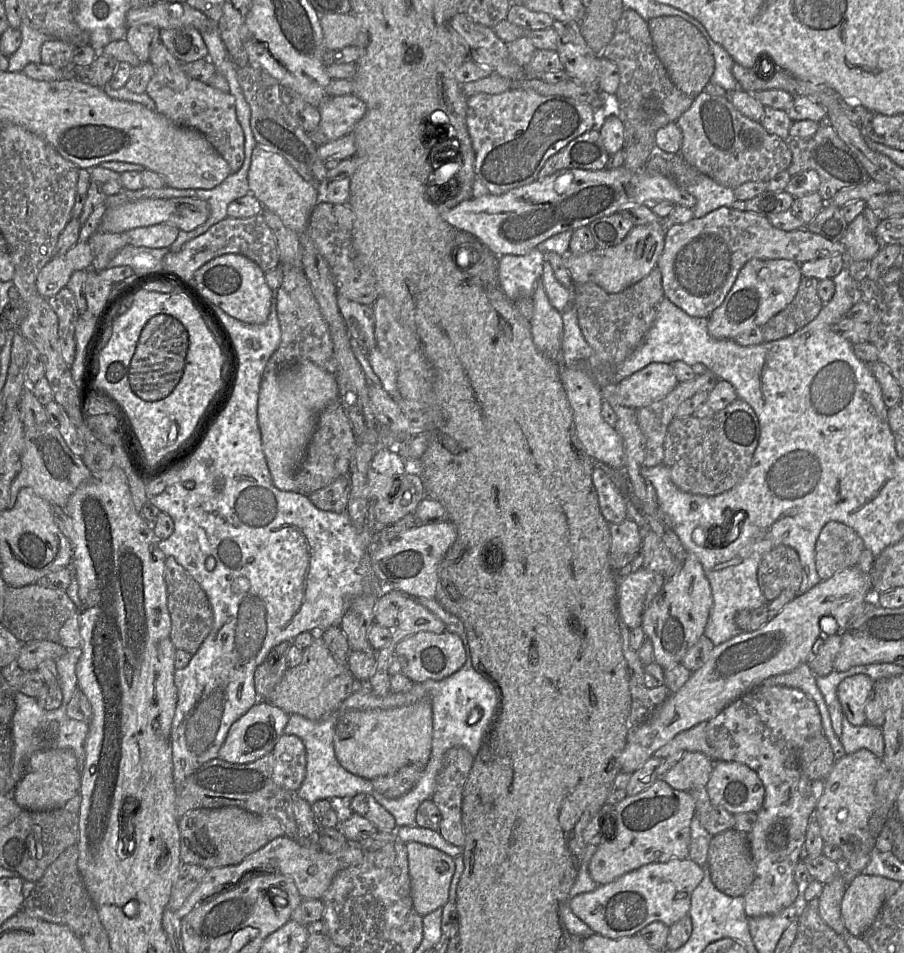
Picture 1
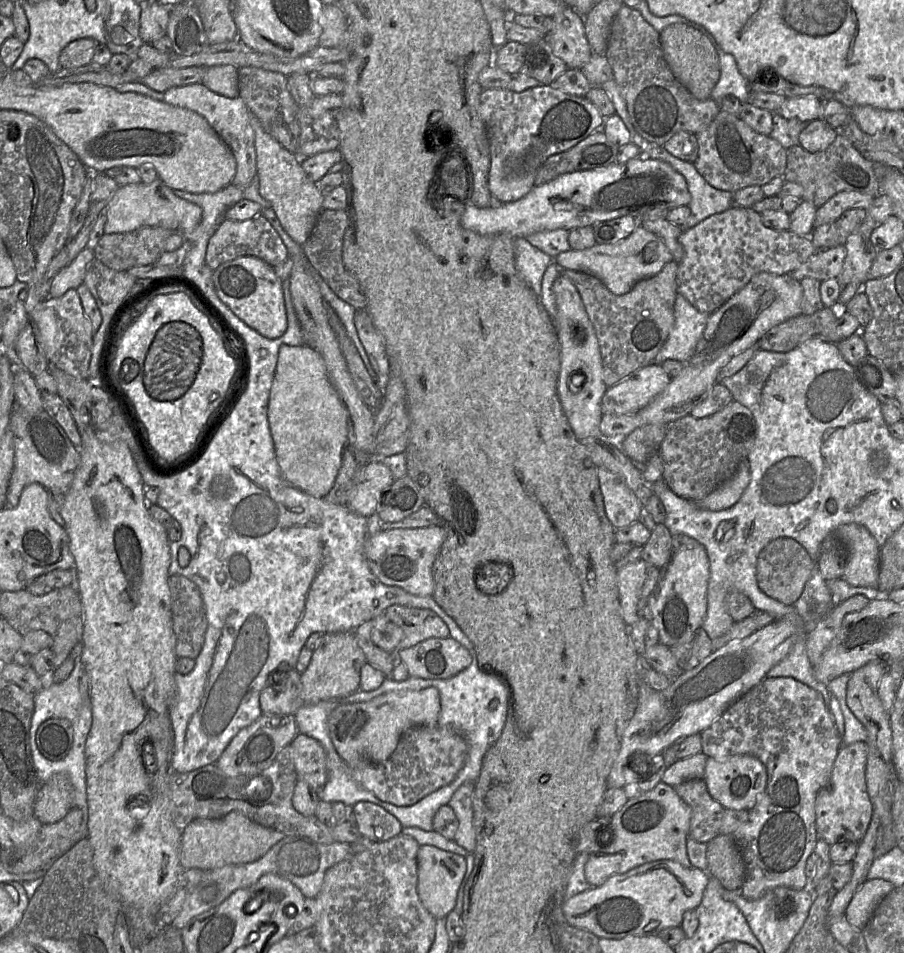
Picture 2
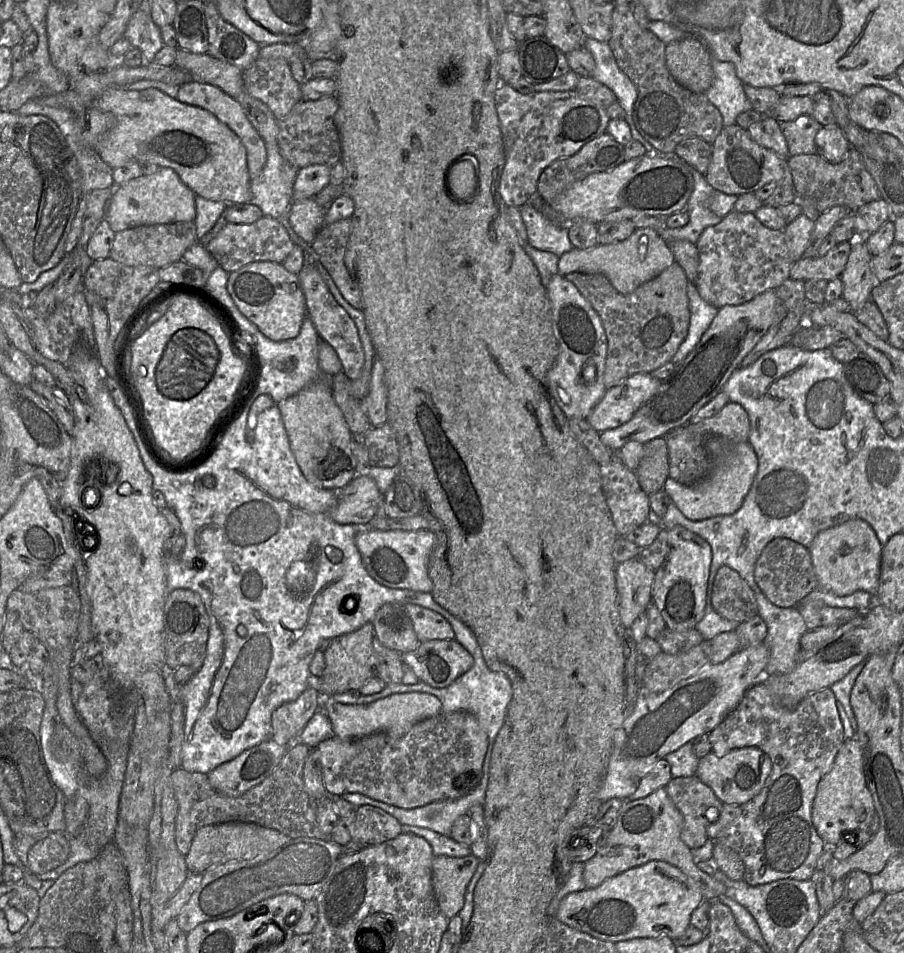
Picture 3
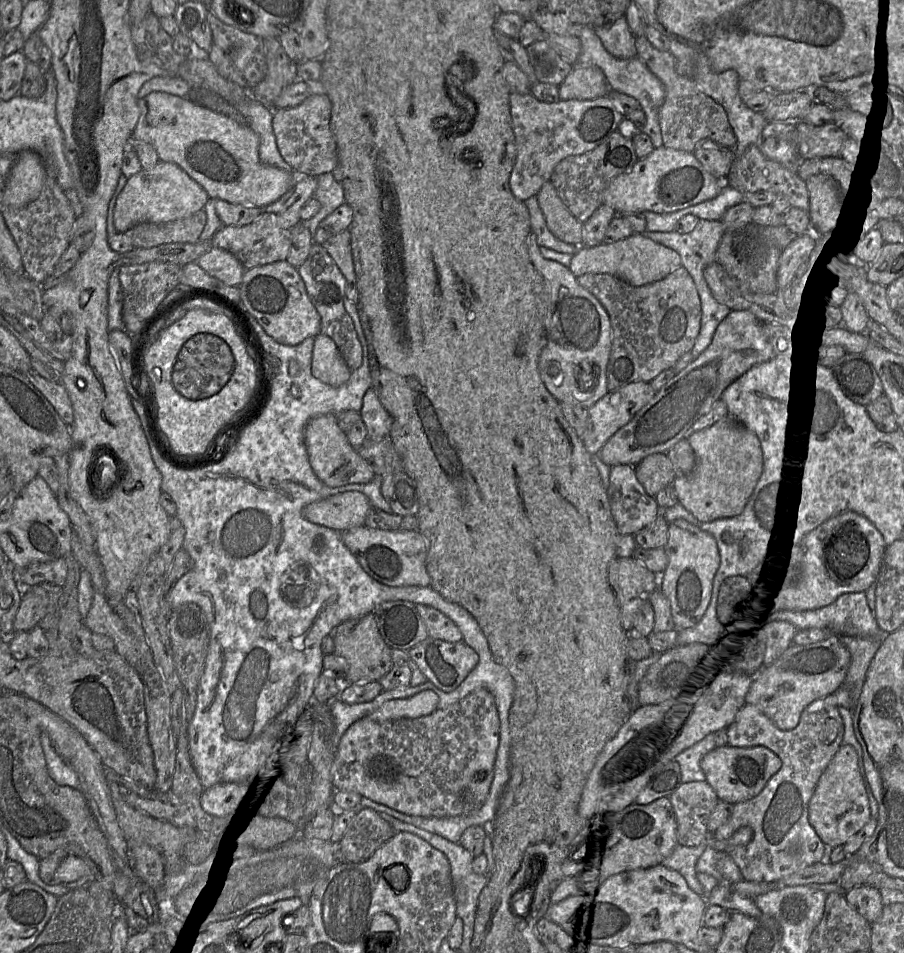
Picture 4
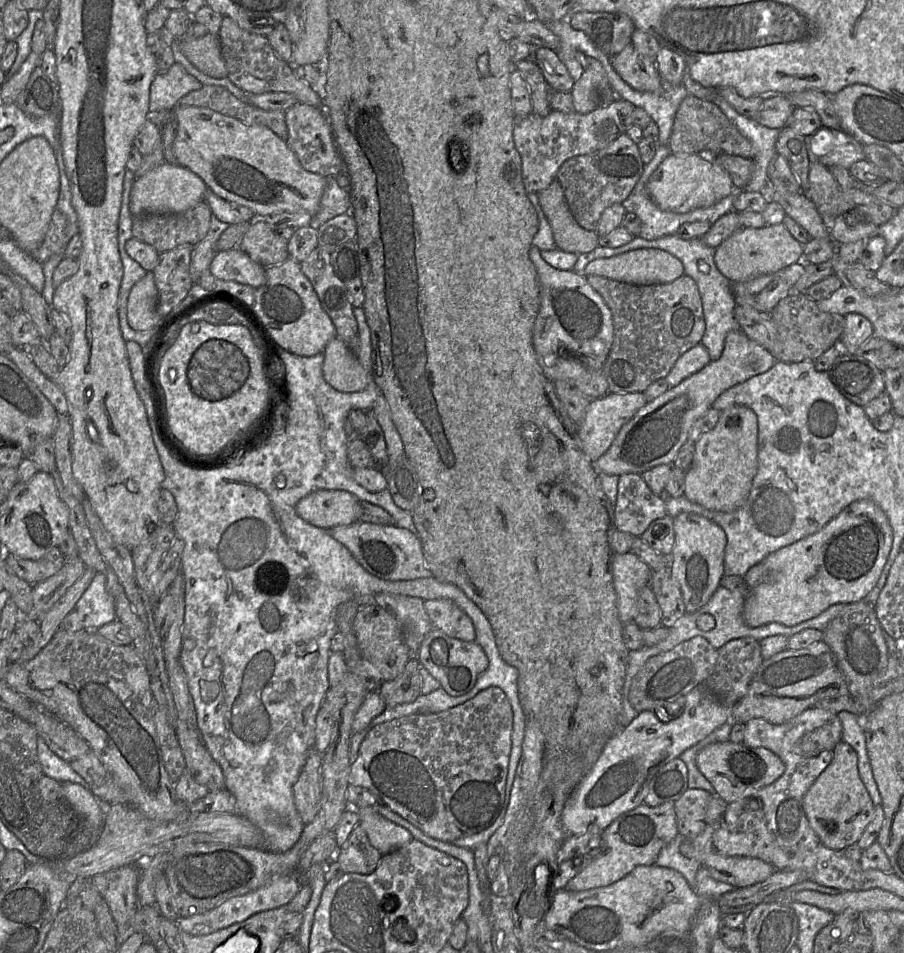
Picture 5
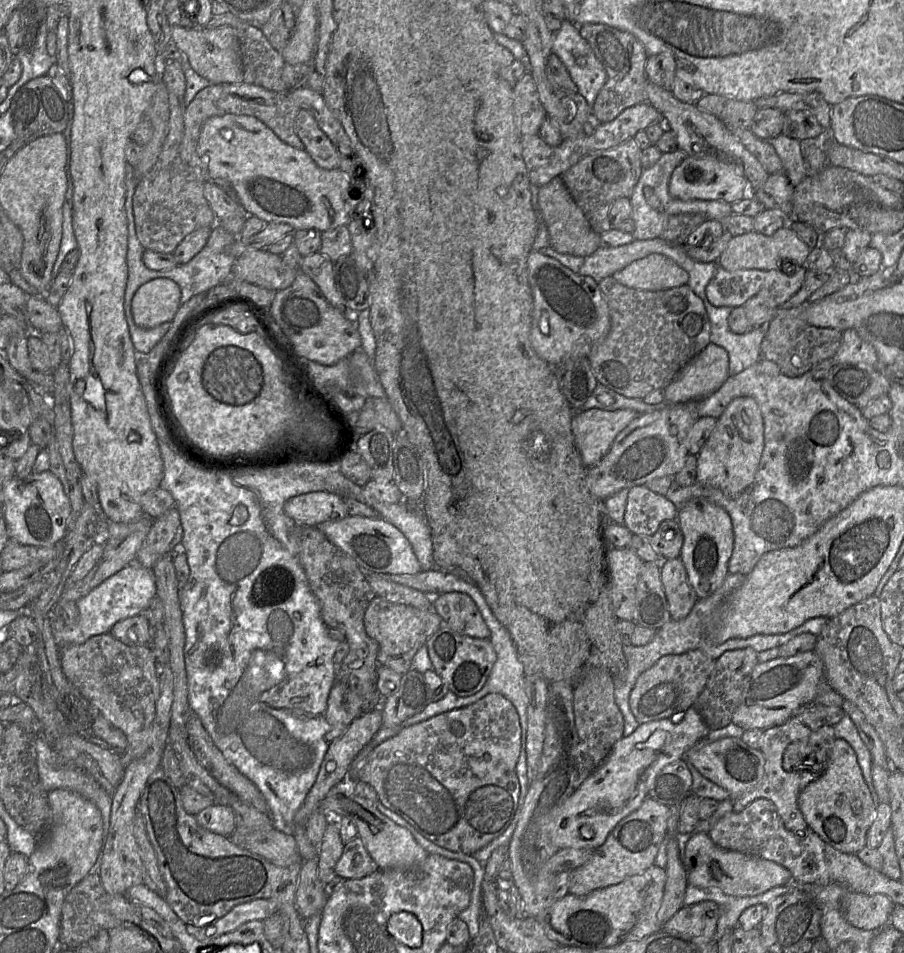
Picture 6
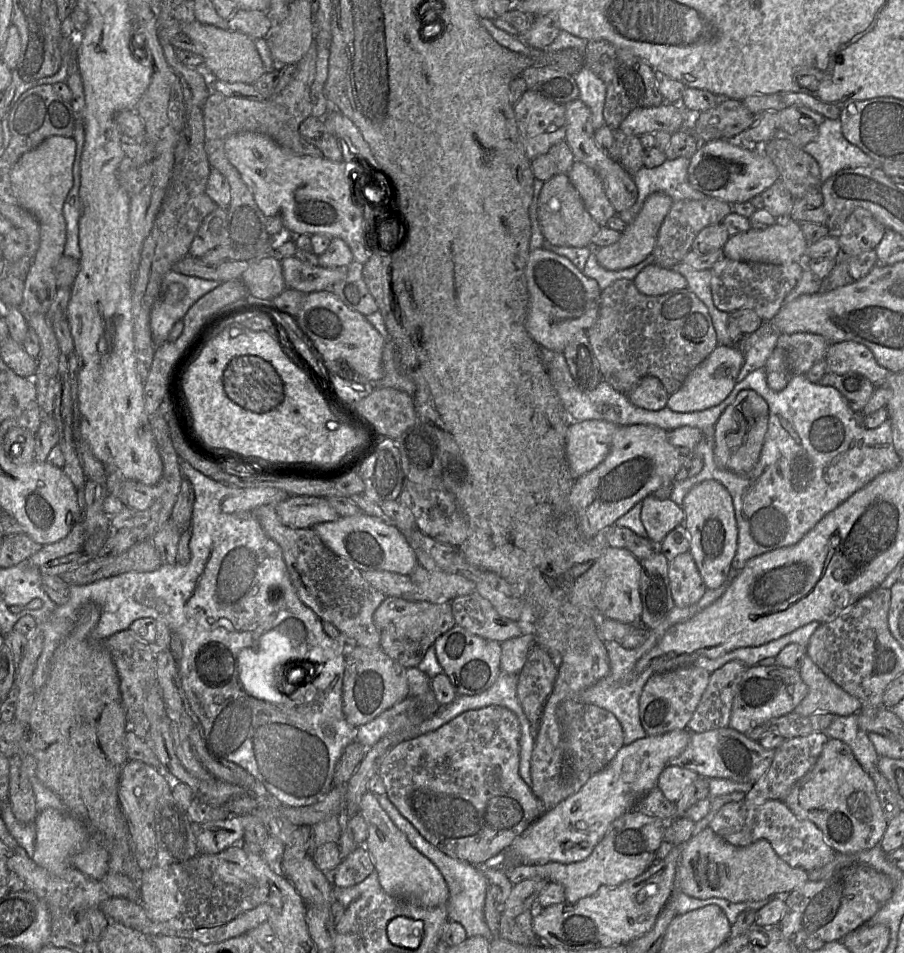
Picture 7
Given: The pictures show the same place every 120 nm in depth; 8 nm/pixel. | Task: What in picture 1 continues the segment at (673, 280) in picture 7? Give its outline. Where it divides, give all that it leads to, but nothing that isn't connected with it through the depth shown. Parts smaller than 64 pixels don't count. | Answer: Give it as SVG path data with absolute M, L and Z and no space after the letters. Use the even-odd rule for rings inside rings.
M661 223L638 225L616 246L583 254L565 255L565 265L573 283L593 282L608 293L619 293L648 276L657 266L665 244L666 228Z

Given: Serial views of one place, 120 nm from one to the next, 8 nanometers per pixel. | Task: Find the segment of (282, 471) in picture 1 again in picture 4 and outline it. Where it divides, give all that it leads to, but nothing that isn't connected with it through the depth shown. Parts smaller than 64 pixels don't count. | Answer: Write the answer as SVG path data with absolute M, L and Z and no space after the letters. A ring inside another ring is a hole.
M326 414L311 419L304 429L304 444L313 472L328 487L369 483L375 475L369 464L348 442L335 415Z

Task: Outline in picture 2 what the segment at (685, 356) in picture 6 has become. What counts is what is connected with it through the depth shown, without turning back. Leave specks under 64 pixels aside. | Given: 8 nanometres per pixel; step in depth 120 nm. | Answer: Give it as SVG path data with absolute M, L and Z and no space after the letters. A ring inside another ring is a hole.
M670 261L655 276L637 282L633 288L622 295L613 294L596 276L573 270L561 270L577 288L589 319L594 327L602 358L605 384L610 387L625 379L634 371L652 364L659 350L667 340L675 322L674 304L677 296L678 264Z

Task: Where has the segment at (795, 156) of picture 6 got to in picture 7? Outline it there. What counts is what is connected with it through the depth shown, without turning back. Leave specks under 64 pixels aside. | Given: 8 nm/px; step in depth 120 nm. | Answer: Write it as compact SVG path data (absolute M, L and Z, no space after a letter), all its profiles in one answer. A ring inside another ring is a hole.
M825 118L818 126L816 138L803 150L817 161L821 182L845 168L878 167L870 156L846 140L839 118Z

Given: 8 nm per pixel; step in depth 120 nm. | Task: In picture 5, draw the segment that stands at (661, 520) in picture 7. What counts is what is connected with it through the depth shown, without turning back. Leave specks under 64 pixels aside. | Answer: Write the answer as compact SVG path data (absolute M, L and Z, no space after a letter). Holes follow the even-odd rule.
M641 474L619 476L617 499L614 505L615 528L640 537L654 520L667 514L663 498L654 494Z

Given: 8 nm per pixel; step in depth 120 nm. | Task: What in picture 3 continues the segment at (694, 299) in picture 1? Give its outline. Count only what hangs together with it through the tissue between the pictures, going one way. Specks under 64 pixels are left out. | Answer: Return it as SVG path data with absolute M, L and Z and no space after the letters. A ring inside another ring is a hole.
M730 212L718 224L707 227L695 245L699 254L699 267L694 284L701 298L718 309L725 305L740 305L765 291L775 290L790 278L795 263L790 257L783 230L765 227L754 213Z

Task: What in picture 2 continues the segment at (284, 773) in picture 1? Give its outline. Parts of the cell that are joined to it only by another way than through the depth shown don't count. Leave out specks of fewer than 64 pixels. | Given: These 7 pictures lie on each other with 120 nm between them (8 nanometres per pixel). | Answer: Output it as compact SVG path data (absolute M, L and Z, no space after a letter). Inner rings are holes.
M298 733L290 743L298 780L315 789L327 780L326 755L321 744L312 737Z

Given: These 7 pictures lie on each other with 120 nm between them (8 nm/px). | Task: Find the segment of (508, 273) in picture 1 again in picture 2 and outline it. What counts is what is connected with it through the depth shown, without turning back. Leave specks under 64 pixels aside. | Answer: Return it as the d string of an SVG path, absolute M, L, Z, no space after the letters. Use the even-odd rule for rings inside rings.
M514 238L515 266L521 278L539 296L545 270L554 258L525 238Z

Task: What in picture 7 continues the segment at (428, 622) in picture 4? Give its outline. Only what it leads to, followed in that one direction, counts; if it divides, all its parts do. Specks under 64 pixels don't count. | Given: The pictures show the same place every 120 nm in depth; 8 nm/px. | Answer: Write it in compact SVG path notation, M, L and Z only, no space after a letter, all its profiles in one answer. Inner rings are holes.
M477 592L460 595L450 601L456 625L469 633L499 643L523 634L523 626L501 616L492 604Z

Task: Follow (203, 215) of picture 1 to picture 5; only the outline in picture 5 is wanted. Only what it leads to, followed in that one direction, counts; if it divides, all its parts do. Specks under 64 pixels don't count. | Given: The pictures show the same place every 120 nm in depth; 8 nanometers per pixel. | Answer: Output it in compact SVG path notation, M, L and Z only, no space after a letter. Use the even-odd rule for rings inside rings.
M165 162L134 181L130 192L130 213L132 216L180 214L204 200L207 189L205 182L194 172Z

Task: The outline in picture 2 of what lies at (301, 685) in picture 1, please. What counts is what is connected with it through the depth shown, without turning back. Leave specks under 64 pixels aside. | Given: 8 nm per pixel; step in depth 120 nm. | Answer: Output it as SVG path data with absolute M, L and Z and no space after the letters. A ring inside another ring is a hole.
M353 631L322 634L317 648L313 650L309 666L301 673L302 698L305 704L342 698L358 691L360 671L362 666L367 663Z

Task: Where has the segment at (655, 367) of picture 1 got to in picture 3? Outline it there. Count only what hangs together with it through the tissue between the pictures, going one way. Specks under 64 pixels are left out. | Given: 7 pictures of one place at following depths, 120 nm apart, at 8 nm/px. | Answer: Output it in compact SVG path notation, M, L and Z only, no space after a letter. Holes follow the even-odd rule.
M635 373L622 383L606 389L587 421L600 432L628 422L658 390L660 380L650 373Z

